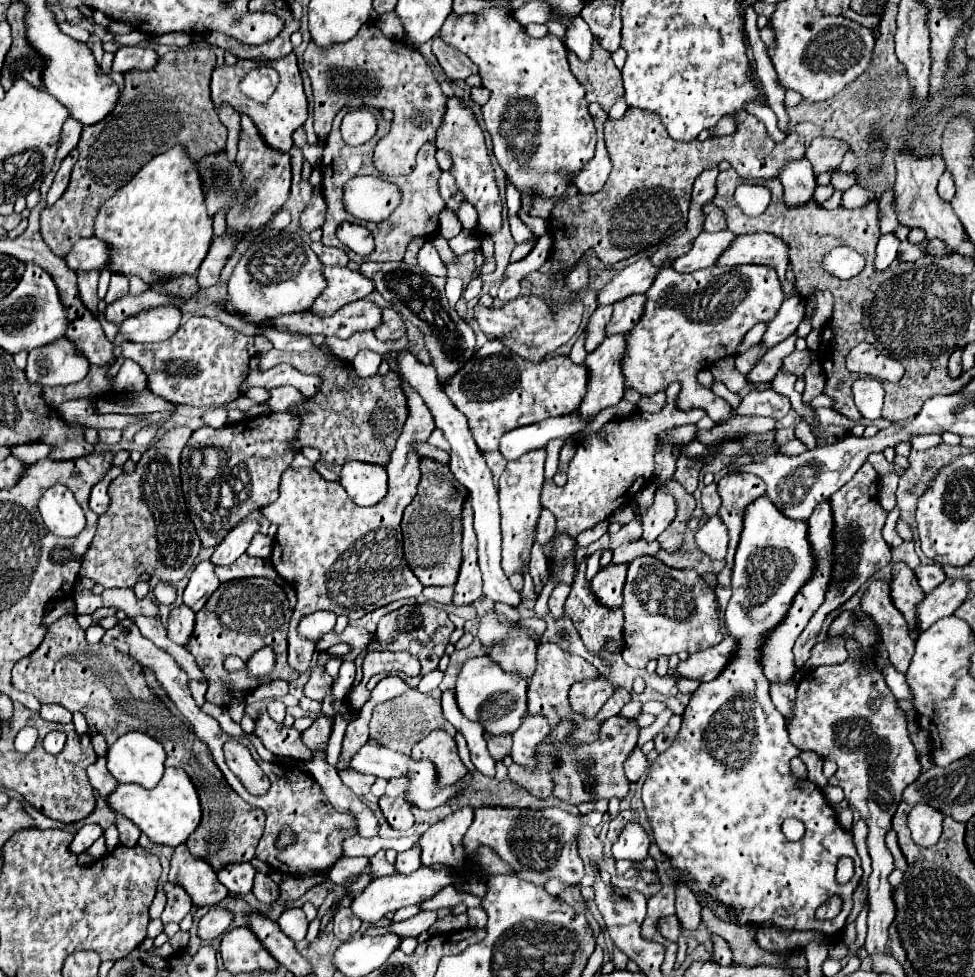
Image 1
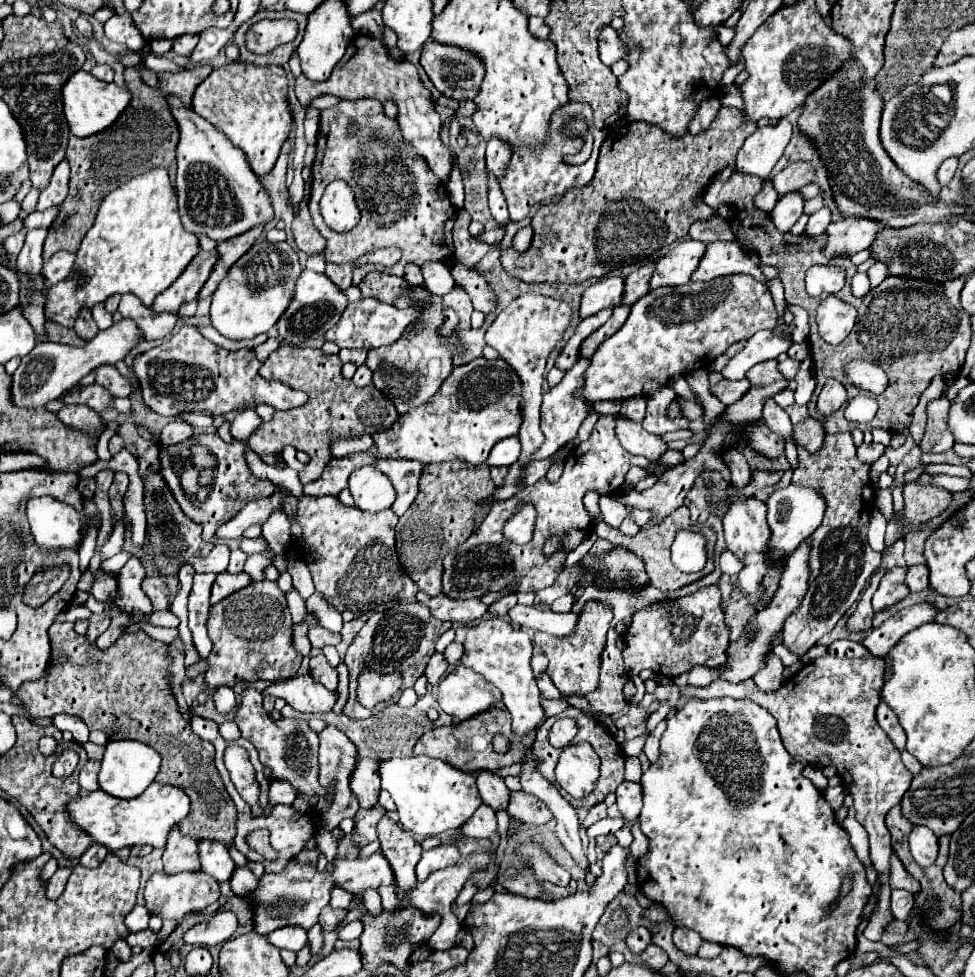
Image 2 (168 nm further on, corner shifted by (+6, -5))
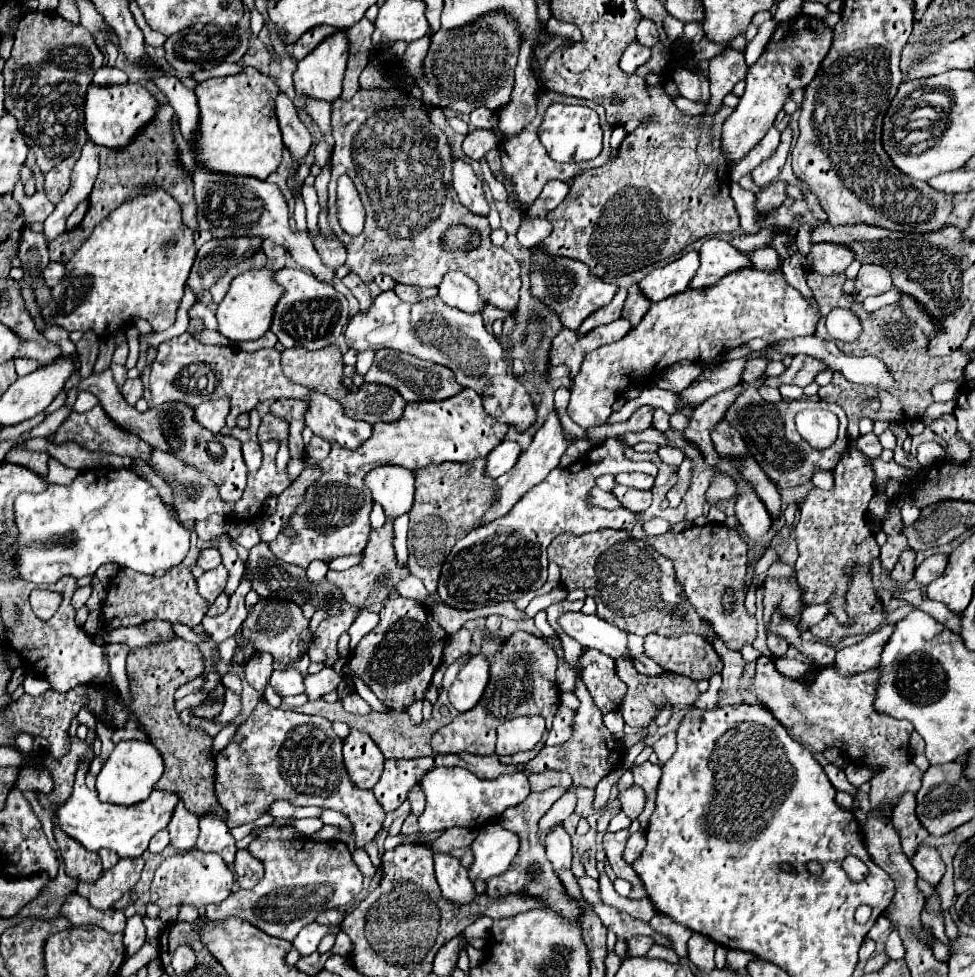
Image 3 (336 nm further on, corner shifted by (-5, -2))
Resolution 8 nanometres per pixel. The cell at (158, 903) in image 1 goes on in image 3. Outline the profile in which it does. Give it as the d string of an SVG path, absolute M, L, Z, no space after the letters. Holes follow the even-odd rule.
M133 915L131 919L127 919L127 927L125 927L125 955L127 957L135 955L145 943L145 925L141 919L143 919L141 915Z

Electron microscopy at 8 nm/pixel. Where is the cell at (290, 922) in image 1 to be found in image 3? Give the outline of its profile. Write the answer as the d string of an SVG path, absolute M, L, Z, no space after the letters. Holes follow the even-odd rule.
M309 923L305 925L299 935L293 941L293 947L301 953L301 955L311 955L313 951L317 951L317 945L321 943L321 939L329 933L337 933L339 927L337 925L319 925L319 923Z

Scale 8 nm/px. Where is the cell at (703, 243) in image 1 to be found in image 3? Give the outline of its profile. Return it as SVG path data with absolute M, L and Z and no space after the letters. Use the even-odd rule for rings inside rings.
M689 251L681 259L655 269L647 277L639 281L639 291L651 301L663 301L675 293L683 293L693 279L693 273L697 273L699 265L699 253Z

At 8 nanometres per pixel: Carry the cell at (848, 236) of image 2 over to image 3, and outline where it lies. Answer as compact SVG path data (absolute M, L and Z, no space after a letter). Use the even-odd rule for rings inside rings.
M813 245L807 255L807 267L819 275L843 273L853 263L853 253L841 245Z

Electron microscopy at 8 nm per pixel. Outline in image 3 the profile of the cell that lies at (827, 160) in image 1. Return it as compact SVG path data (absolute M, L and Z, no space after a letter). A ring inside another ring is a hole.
M775 181L775 183L771 183L767 189L761 189L759 193L757 193L757 201L755 201L755 211L759 213L759 215L765 215L765 213L769 213L769 211L773 211L773 209L777 209L783 201L785 201L785 181Z

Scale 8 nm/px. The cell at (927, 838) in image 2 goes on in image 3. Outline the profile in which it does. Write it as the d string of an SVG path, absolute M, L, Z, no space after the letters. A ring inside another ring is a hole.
M919 847L917 853L913 855L911 859L915 871L917 871L917 877L927 881L929 885L937 887L939 881L943 879L943 873L945 873L945 863L941 861L941 855L935 847Z

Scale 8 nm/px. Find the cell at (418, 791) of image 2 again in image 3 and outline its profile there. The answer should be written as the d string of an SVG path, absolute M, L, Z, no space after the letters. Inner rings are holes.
M453 767L453 769L431 769L421 779L421 789L427 797L425 813L419 817L419 829L421 833L435 833L445 831L451 827L465 827L465 829L481 829L493 819L499 819L505 809L519 805L525 801L529 791L529 779L527 773L505 773L497 779L479 779L475 773L469 773L467 769Z

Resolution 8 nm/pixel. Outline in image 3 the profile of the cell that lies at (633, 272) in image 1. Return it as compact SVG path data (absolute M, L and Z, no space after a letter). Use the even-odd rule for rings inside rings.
M531 253L529 279L533 299L553 309L559 315L563 327L571 331L577 331L579 325L585 321L585 317L595 313L603 305L609 305L609 301L617 291L613 283L605 283L601 277L589 275L589 267L585 263L569 257L555 257L549 253Z

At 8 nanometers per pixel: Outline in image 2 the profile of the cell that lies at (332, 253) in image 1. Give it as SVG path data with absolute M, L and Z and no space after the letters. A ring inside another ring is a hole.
M326 264L326 276L330 276L330 280L334 280L334 284L338 284L342 290L346 290L352 284L352 266L350 264Z

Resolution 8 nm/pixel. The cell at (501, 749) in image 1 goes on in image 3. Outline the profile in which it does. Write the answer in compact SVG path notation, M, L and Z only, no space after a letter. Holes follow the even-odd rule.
M515 631L505 641L503 649L493 655L489 669L489 683L481 701L467 713L457 715L449 725L439 729L431 747L435 753L473 753L473 755L493 755L495 753L495 727L509 717L539 713L543 717L555 717L559 707L559 687L555 681L557 655L539 637Z

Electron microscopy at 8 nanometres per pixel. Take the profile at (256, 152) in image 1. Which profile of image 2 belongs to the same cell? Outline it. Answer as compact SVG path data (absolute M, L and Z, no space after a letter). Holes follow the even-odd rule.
M258 224L258 226L250 228L248 232L238 234L234 238L230 238L230 240L224 240L224 242L220 242L216 246L216 250L218 250L218 262L214 264L214 268L210 272L210 278L202 286L200 298L206 298L206 296L210 296L216 290L216 286L220 284L220 280L226 276L228 268L254 244L254 240L262 234L262 230L264 230L264 224Z

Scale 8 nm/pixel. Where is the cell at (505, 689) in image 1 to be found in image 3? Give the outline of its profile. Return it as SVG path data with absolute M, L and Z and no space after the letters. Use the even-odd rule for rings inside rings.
M481 653L471 655L449 689L451 705L459 713L473 709L485 691L487 679L489 679L489 661Z

